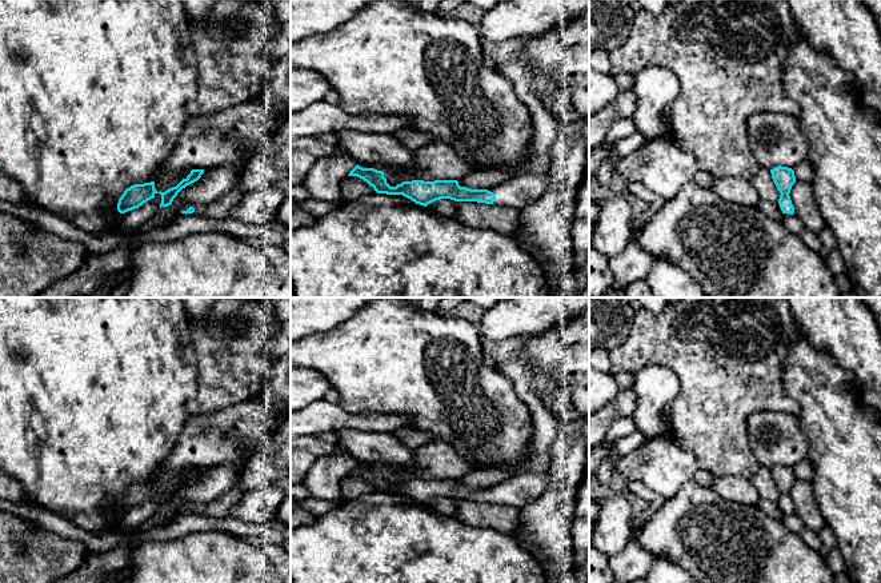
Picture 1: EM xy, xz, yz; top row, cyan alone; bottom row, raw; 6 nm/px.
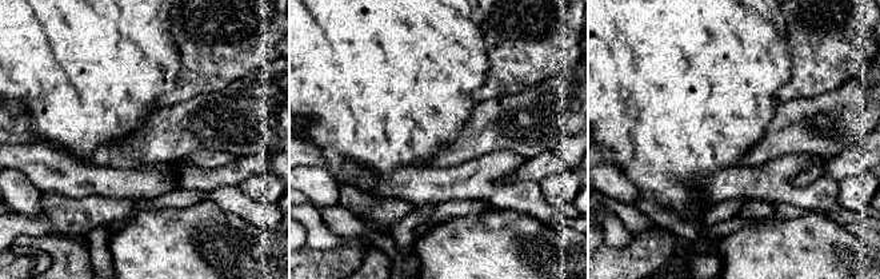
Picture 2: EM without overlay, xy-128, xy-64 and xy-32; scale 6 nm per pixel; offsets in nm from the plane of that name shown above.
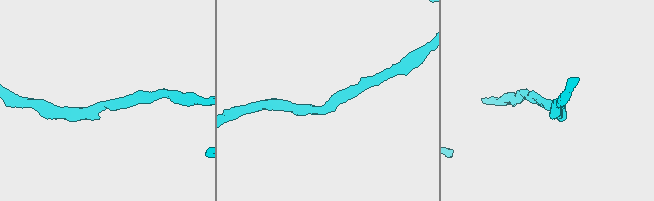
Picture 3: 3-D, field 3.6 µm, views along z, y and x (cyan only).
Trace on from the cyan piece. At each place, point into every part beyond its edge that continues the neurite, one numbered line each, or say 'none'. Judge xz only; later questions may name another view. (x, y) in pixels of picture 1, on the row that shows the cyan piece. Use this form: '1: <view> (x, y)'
1: xz (523, 190)

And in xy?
1: xy (221, 208)

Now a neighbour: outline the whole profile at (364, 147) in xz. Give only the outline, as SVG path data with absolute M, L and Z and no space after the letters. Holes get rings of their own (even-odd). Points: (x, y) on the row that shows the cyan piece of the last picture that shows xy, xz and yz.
M337 131L339 144L345 148L357 163L416 167L416 151L403 145L387 133Z

